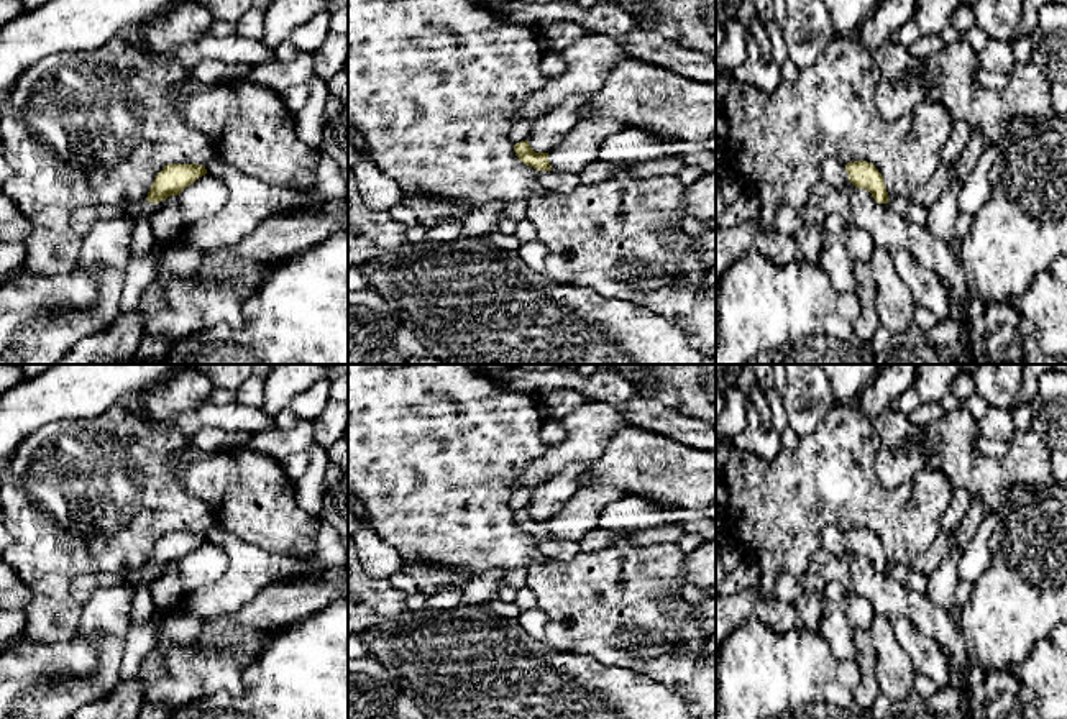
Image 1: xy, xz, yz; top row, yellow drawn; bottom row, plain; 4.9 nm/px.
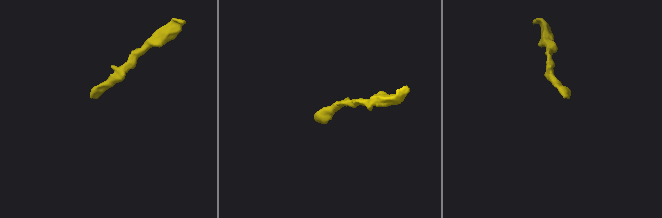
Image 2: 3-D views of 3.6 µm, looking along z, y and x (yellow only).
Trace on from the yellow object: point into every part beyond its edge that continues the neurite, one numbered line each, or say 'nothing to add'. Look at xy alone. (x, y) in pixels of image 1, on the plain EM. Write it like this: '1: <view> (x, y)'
1: xy (143, 577)

